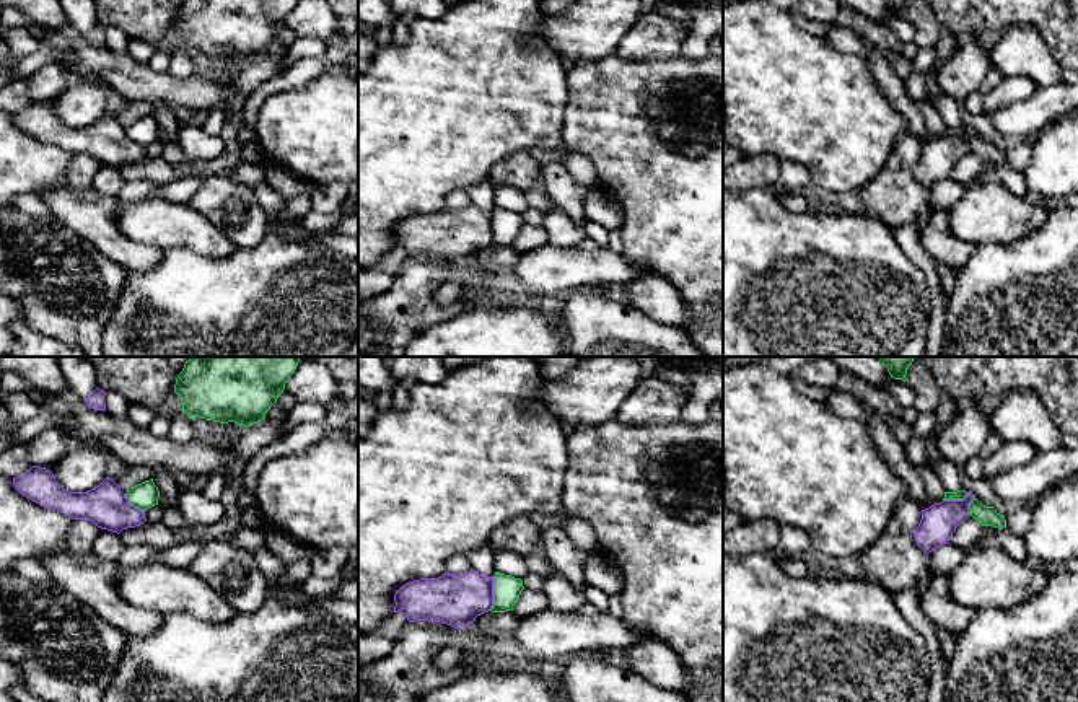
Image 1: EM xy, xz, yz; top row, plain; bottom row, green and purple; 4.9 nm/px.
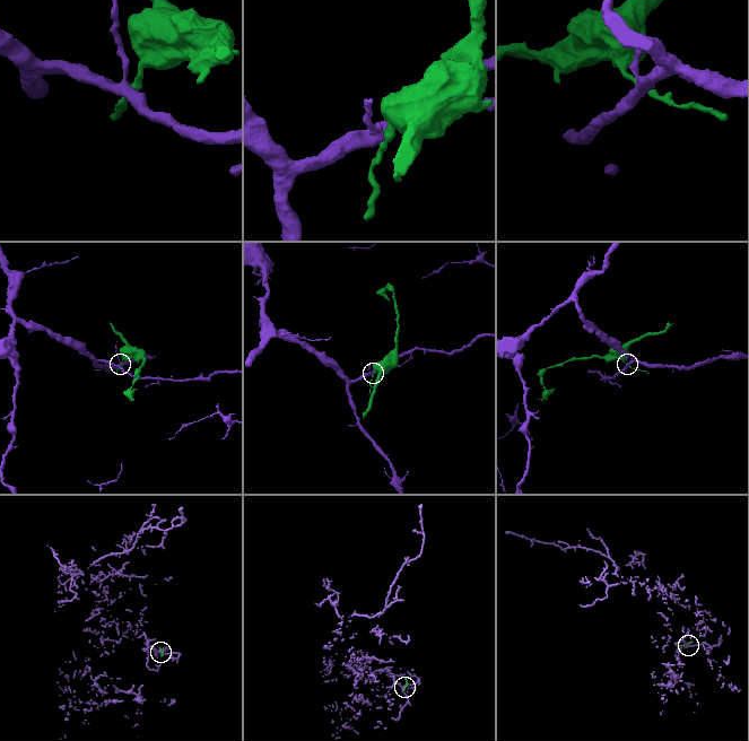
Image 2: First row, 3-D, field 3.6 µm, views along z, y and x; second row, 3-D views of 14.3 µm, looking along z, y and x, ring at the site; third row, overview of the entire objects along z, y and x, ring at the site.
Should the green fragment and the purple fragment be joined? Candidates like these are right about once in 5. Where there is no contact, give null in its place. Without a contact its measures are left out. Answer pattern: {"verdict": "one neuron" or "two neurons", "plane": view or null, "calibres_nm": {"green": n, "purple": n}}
{"verdict": "two neurons", "plane": "xz", "calibres_nm": {"green": 140, "purple": 260}}

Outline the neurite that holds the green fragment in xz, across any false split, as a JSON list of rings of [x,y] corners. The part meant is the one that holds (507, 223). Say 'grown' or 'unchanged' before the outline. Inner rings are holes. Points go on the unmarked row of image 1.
unchanged; [[[495,207],[493,210],[493,241],[492,248],[513,246],[521,226],[524,225],[523,215],[511,210]]]

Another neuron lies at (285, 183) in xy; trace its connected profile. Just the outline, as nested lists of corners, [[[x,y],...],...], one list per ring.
[[[267,163],[265,184],[285,200],[296,197],[301,191],[309,187],[293,171],[275,163]]]

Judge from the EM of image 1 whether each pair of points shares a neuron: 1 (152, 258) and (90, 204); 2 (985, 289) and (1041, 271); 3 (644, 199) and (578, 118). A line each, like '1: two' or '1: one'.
1: one
2: one
3: one

